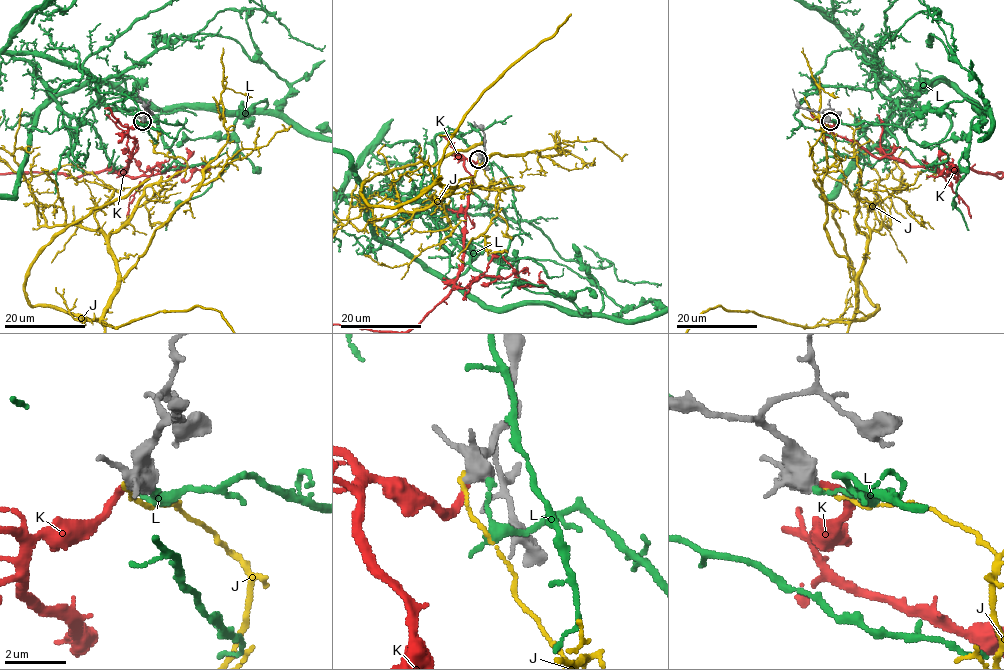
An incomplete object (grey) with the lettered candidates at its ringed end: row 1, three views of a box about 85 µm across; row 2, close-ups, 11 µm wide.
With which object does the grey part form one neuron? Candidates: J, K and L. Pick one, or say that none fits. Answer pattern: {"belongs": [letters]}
{"belongs": ["K"]}

